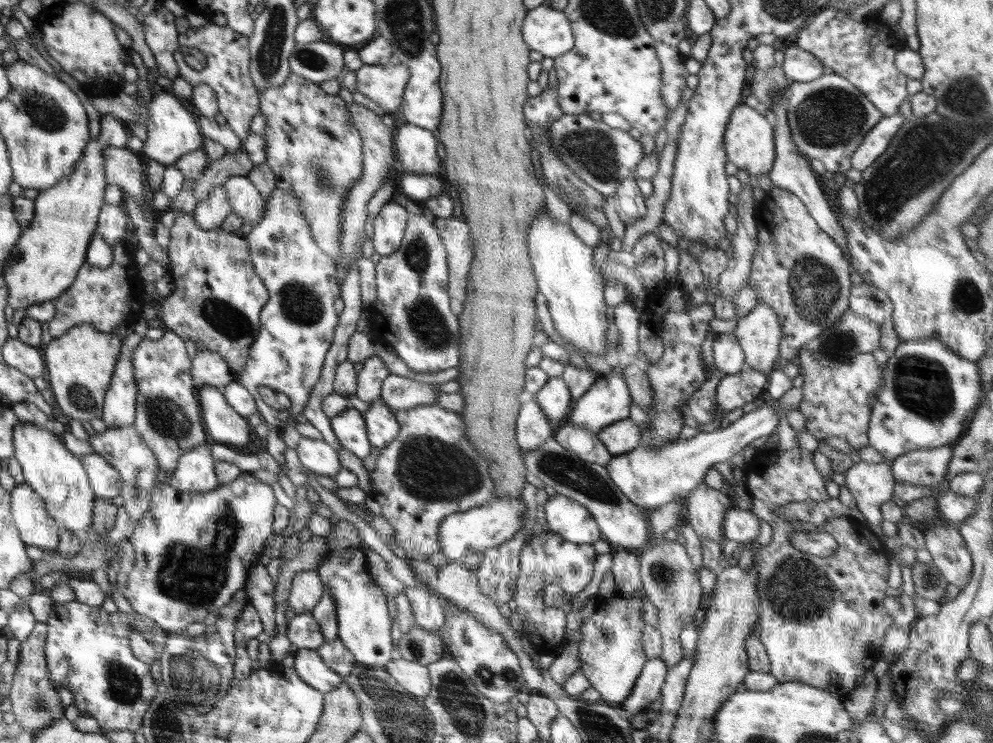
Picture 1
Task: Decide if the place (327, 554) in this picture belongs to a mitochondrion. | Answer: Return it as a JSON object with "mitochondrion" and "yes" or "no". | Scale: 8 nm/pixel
{"mitochondrion":"no"}

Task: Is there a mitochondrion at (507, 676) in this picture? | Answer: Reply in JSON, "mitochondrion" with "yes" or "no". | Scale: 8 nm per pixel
{"mitochondrion":"yes"}

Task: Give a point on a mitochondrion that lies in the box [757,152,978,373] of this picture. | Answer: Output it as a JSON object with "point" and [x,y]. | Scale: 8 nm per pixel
{"point":[815,285]}

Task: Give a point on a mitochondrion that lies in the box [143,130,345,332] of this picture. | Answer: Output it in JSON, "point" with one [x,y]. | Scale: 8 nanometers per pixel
{"point":[299,303]}

